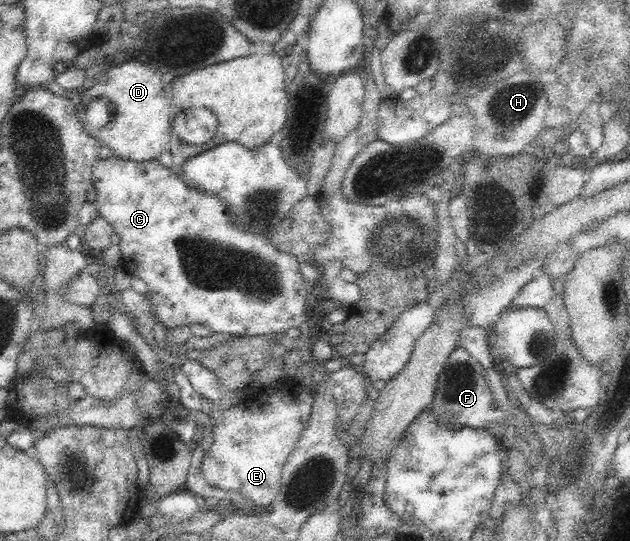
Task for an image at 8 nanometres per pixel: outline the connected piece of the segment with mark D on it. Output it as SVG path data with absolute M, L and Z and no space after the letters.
M124 61L114 67L106 67L98 83L80 95L85 110L90 108L88 101L91 99L104 98L108 102L112 119L102 127L91 125L87 119L83 127L101 146L108 146L116 157L136 162L158 159L170 140L170 98L164 91L162 74L156 70L142 62Z

